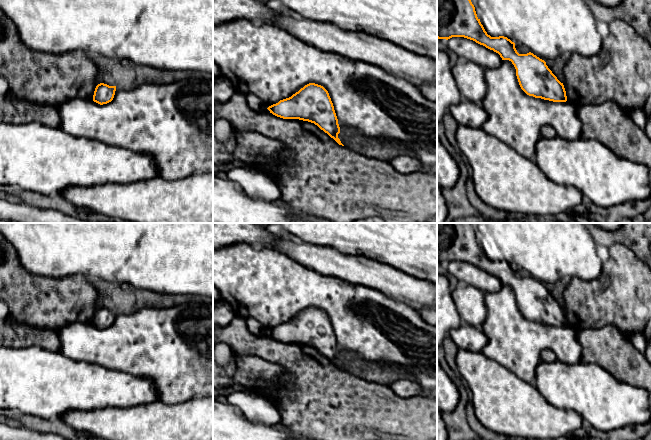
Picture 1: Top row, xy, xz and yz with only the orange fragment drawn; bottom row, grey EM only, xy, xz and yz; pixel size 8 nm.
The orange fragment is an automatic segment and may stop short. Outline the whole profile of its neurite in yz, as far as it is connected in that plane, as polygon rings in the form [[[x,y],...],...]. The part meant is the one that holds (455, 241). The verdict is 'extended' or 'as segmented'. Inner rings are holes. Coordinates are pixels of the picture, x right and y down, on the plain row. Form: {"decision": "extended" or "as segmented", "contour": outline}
{"decision": "as segmented", "contour": [[[437,223],[437,262],[464,261],[498,277],[516,293],[521,313],[529,320],[553,326],[566,326],[561,307],[546,289],[533,277],[519,278],[515,267],[504,260],[491,261],[477,241],[470,223]]]}

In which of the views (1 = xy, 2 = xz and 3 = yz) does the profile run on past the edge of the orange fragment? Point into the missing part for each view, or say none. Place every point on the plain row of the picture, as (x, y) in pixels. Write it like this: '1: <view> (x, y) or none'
1: none
2: none
3: none

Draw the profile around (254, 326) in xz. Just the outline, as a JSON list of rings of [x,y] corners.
[[[246,317],[245,319],[246,319],[247,328],[252,334],[258,336],[262,335],[265,332],[262,325],[254,318]]]

